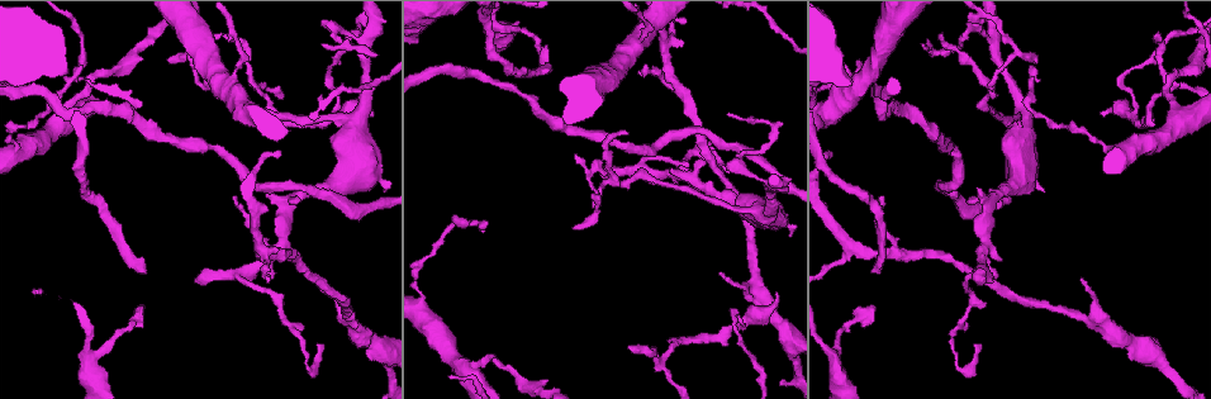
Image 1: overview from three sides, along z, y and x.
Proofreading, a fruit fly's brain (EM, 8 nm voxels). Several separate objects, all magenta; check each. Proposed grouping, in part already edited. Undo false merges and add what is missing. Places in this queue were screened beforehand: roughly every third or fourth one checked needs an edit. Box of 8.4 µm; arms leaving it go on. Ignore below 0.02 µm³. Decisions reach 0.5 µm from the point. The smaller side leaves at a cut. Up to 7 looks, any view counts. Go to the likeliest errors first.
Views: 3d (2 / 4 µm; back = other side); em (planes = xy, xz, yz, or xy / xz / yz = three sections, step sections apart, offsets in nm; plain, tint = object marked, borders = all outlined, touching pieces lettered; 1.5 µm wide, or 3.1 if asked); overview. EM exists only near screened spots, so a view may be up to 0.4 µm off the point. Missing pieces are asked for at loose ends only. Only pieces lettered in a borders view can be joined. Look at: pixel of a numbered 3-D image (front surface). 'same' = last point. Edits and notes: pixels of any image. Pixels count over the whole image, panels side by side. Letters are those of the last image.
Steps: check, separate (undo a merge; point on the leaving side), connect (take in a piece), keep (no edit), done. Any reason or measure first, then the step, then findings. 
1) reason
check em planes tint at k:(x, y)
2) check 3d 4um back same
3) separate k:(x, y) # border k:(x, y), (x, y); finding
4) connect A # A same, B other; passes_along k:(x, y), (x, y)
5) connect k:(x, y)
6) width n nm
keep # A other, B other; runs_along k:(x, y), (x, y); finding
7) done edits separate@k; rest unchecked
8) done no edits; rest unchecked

calibre changes
check 3d 4um back at 1:(1130, 114)

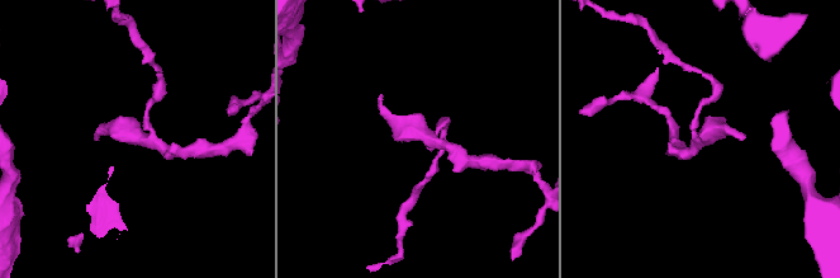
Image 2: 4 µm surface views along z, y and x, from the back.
check em xz step 4 tint at 2:(433, 139)

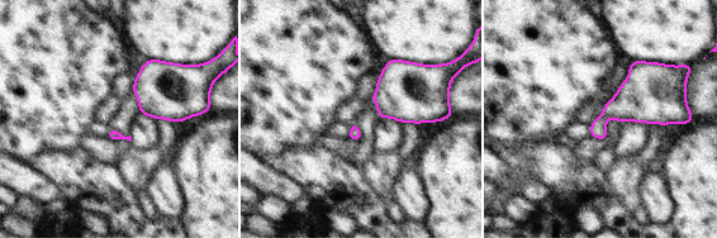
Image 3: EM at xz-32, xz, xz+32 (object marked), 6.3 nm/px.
check em planes borders same

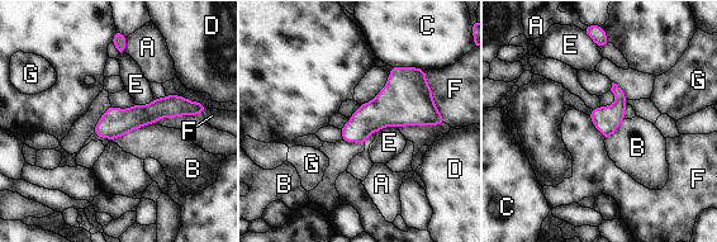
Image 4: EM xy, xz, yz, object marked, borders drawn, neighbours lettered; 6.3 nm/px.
keep # A other, B other, C other, D other, E other, F other, G other; continuous, no second cell

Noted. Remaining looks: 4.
check 3d 4um at 1:(874, 306)

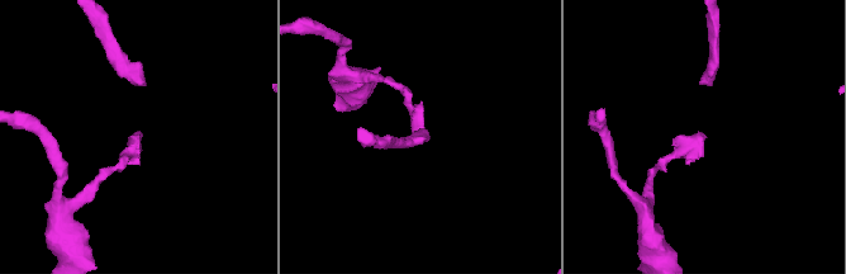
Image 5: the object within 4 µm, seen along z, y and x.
check em yz step 8 borders at 5:(141, 135)

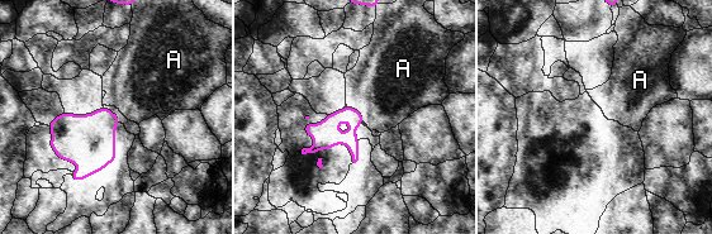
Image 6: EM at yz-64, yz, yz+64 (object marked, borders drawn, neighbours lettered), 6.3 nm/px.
check em planes borders same

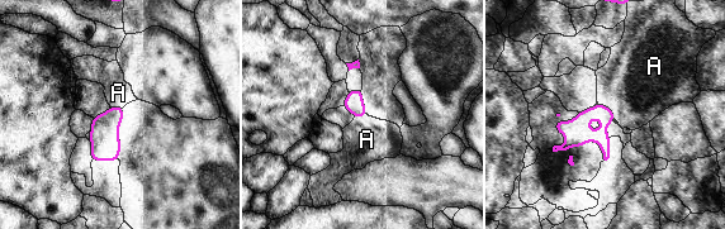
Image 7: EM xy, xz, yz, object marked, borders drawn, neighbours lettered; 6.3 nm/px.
longest_contact A 160 nm
keep # A other; border 7:(598, 103), (603, 104), (615, 119); no lettered piece goes on from it

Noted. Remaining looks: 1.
sharp bend
check em planes borders at 1:(1014, 45)

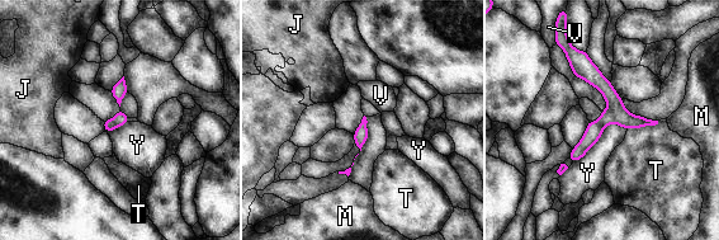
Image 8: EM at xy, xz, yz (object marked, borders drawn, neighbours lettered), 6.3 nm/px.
separate 8:(595, 130) # J other, M other, T other, V other, Y other; border 8:(597, 122), (604, 126); a second cell is stuck on

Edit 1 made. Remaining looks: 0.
done edits separate@8; rest unchecked

